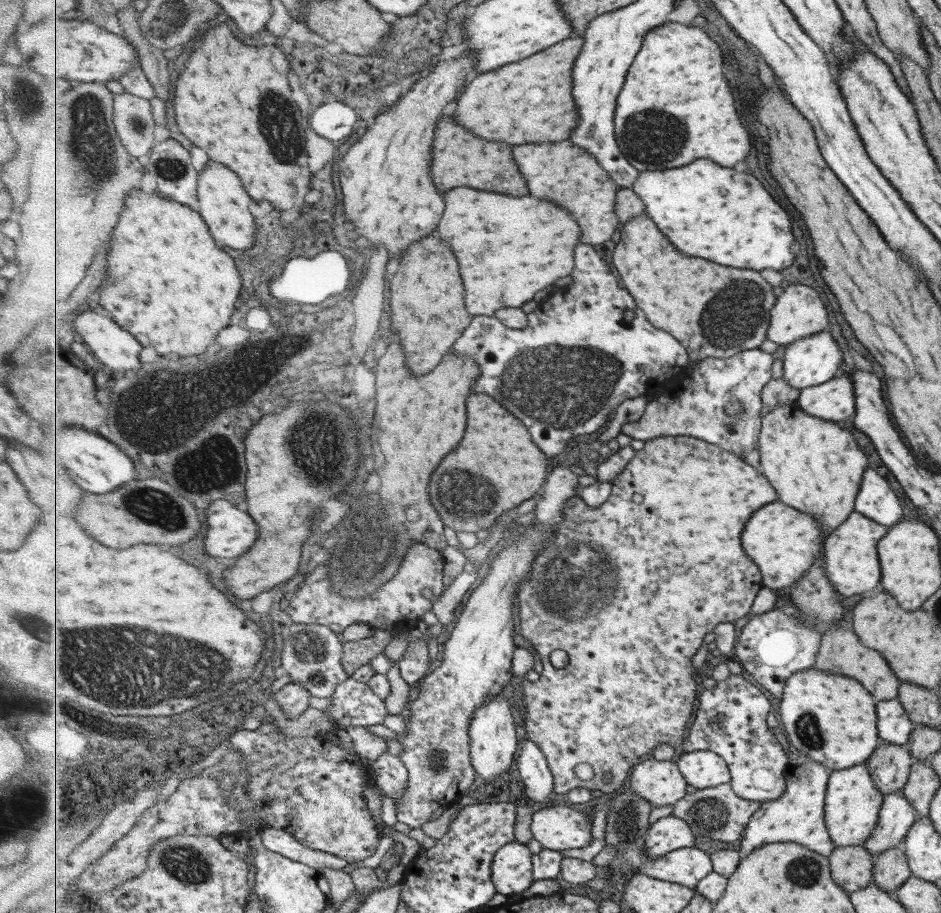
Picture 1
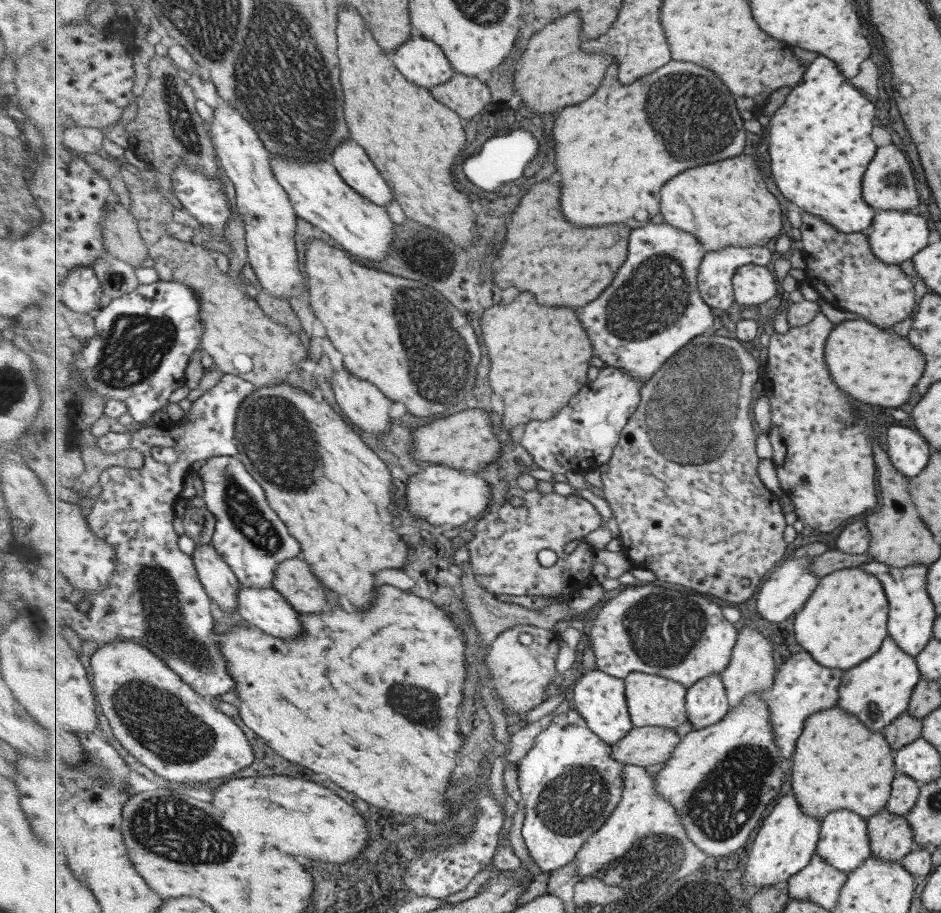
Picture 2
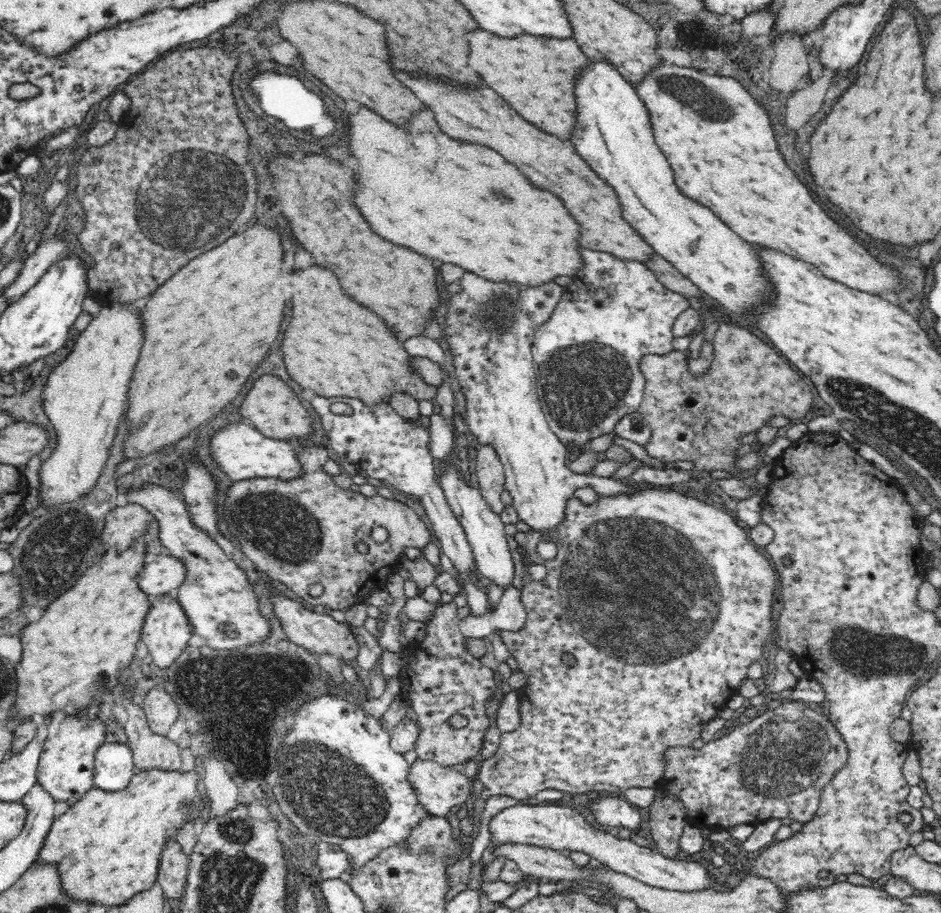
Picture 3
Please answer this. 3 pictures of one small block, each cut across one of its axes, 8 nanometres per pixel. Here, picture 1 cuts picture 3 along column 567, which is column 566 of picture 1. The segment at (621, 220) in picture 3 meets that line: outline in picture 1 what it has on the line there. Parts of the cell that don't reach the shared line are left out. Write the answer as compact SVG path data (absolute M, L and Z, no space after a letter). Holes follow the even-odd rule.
M571 139L559 142L543 142L543 144L523 144L517 146L517 165L521 164L521 173L527 177L529 192L535 192L541 198L557 200L557 204L565 204L577 216L581 228L585 228L587 244L603 244L613 238L619 228L617 208L617 192L621 188L617 181L609 175L609 171L597 161L597 157L573 143Z

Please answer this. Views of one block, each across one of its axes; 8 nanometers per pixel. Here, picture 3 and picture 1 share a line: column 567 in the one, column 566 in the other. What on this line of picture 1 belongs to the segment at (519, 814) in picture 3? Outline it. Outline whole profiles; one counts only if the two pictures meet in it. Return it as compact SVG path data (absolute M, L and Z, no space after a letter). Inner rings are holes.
M552 806L534 812L532 831L542 847L551 850L585 848L593 842L593 817L589 809Z

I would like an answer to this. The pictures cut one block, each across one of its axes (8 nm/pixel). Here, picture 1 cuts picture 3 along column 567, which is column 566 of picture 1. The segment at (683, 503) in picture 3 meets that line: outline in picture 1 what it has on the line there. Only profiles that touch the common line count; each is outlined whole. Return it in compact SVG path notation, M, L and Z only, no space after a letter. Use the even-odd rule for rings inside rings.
M661 436L645 442L637 456L626 460L624 471L612 482L611 495L596 508L590 507L580 496L575 496L567 502L563 510L563 523L558 527L556 536L544 547L544 552L532 564L532 574L520 584L518 628L521 635L531 641L532 646L539 652L542 660L543 672L537 681L527 679L519 681L523 689L525 710L524 726L529 739L533 739L543 750L548 765L554 774L554 792L567 794L576 788L589 788L591 791L600 790L611 796L628 786L632 769L641 762L643 756L653 754L655 746L667 743L675 746L683 742L685 730L689 720L695 714L697 706L697 692L699 690L699 669L695 668L693 658L701 648L705 636L714 632L718 624L735 622L743 616L749 616L753 604L763 588L763 576L760 566L748 556L742 542L743 530L751 516L761 508L779 501L779 491L771 484L768 477L760 469L753 467L748 461L722 449L709 441L693 436ZM564 650L569 657L569 663L564 668L555 668L551 664L551 652ZM589 764L594 770L594 777L581 780L575 775L575 766Z

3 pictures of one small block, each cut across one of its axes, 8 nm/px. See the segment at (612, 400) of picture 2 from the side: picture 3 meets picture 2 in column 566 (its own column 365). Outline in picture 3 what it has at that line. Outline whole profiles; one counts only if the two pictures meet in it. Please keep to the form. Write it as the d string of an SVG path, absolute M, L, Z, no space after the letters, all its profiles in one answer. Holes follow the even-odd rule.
M315 395L310 402L320 417L324 432L335 452L335 459L342 460L343 464L354 464L358 470L366 470L368 476L386 480L396 490L420 500L425 515L432 524L433 534L440 540L441 552L450 558L458 580L464 584L472 584L474 580L474 584L478 584L480 573L465 530L449 507L440 484L434 479L432 462L435 460L430 452L431 433L426 428L410 424L389 404L368 407L356 399L326 398L320 395ZM335 402L348 404L353 410L352 414L332 413L330 406Z

